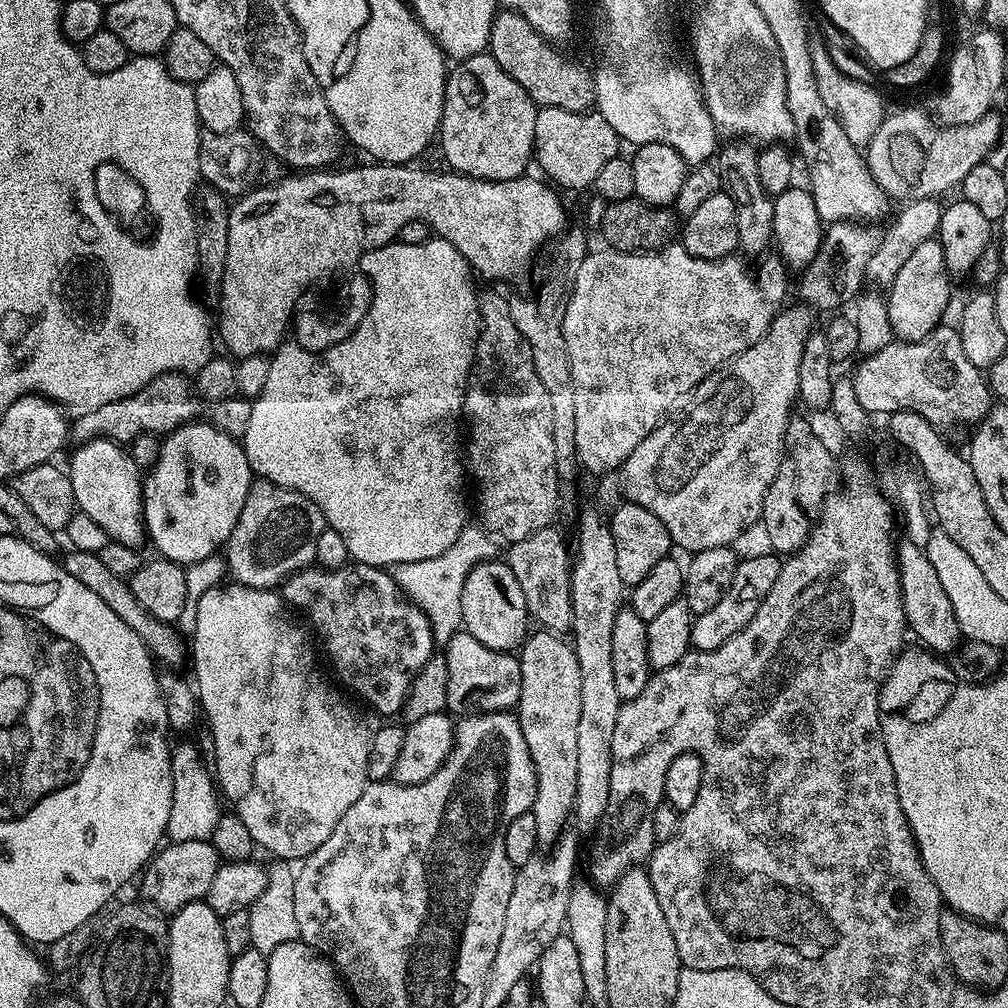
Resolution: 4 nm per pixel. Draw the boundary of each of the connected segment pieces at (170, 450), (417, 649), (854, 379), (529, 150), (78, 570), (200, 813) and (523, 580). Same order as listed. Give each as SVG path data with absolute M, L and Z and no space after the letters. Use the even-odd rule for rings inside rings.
M193 422L191 424L183 424L182 427L177 428L175 432L165 435L163 437L159 460L147 475L143 477L142 483L144 486L144 530L147 539L152 540L152 544L157 548L159 555L163 559L168 560L171 564L178 564L181 566L189 566L191 564L200 564L206 558L217 555L227 545L228 540L232 537L234 526L238 522L238 514L242 514L242 506L246 502L246 494L250 490L250 486L254 483L254 473L250 462L244 453L244 445L239 439L230 434L226 434L222 430L218 430L210 422Z
M368 564L342 568L309 566L284 581L282 599L297 613L304 612L311 635L318 641L319 647L320 644L324 647L337 678L341 680L339 683L349 693L352 691L354 695L361 696L374 711L388 716L384 718L392 718L395 712L397 715L403 709L413 678L434 654L434 641L426 614L404 595L391 571L372 568Z
M937 326L925 340L893 339L891 344L882 346L882 350L865 355L864 361L856 368L856 373L850 376L850 383L858 402L865 412L887 414L900 412L903 408L922 414L926 422L935 424L940 430L946 430L951 424L968 424L979 422L994 403L994 397L982 375L981 369L972 365L962 350L960 338L955 327Z
M479 52L459 61L456 69L447 73L444 81L444 108L440 111L438 125L438 144L440 152L449 169L460 173L461 176L473 176L479 180L514 180L517 176L525 175L528 160L534 156L534 122L536 121L537 105L531 98L494 62L487 52Z
M69 551L69 556L62 560L64 572L70 578L77 580L82 586L94 590L94 594L98 594L98 598L102 598L102 602L106 602L106 606L110 606L110 610L114 610L114 614L118 614L118 618L122 618L122 622L126 622L126 626L130 626L130 630L134 630L140 635L140 640L149 653L161 665L164 666L180 666L176 664L185 663L186 660L186 640L180 632L171 624L161 624L152 619L142 606L138 606L138 602L134 598L134 594L128 589L127 583L121 577L110 574L110 570L106 570L106 566L102 566L99 555L92 552Z
M184 744L172 752L172 801L170 822L166 833L169 841L206 840L211 837L218 818L222 815L221 797L214 779L210 760L196 744ZM217 796L217 797L216 797Z
M555 527L539 528L534 534L522 538L507 550L506 562L522 586L522 595L526 598L529 617L536 620L541 629L564 634L572 627L572 603L570 602L570 548L555 532Z

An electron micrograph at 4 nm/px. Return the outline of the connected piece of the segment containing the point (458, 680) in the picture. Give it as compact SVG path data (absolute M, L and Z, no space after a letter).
M463 630L455 632L450 638L448 644L443 645L442 655L446 658L446 674L448 681L446 682L446 702L448 703L447 711L452 714L475 714L477 712L506 712L515 709L520 702L520 691L522 690L522 670L520 669L520 661L511 652L495 652L486 646L482 646L482 642L478 642L478 638L474 638L469 632Z

